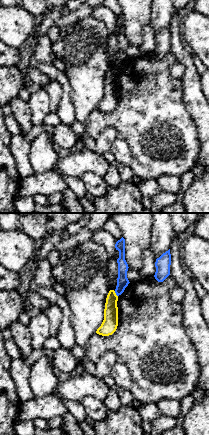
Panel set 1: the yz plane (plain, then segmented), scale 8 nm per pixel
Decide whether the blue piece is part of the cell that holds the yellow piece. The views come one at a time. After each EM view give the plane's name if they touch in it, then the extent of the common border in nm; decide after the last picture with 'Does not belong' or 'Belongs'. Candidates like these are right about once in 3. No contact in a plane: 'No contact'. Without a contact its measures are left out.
Touches yellow in yz. Shared border 50 nm

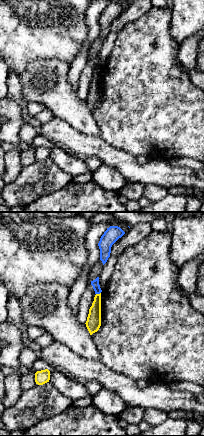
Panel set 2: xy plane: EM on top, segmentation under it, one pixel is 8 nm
Touches yellow in xy. Shared border 40 nm

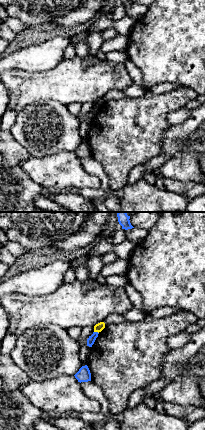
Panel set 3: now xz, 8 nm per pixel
Touches yellow in xz. Shared border 40 nm

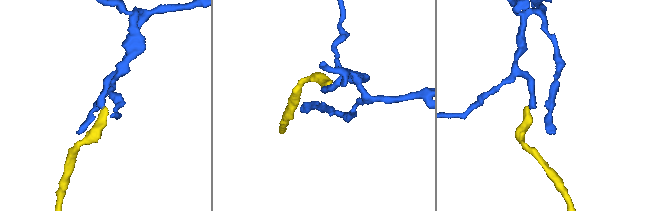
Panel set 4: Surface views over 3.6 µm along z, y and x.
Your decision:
Does not belong

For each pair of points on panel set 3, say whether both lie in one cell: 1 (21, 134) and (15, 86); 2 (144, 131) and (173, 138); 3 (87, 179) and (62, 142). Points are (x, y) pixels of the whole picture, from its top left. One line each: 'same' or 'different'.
1: different
2: different
3: different

